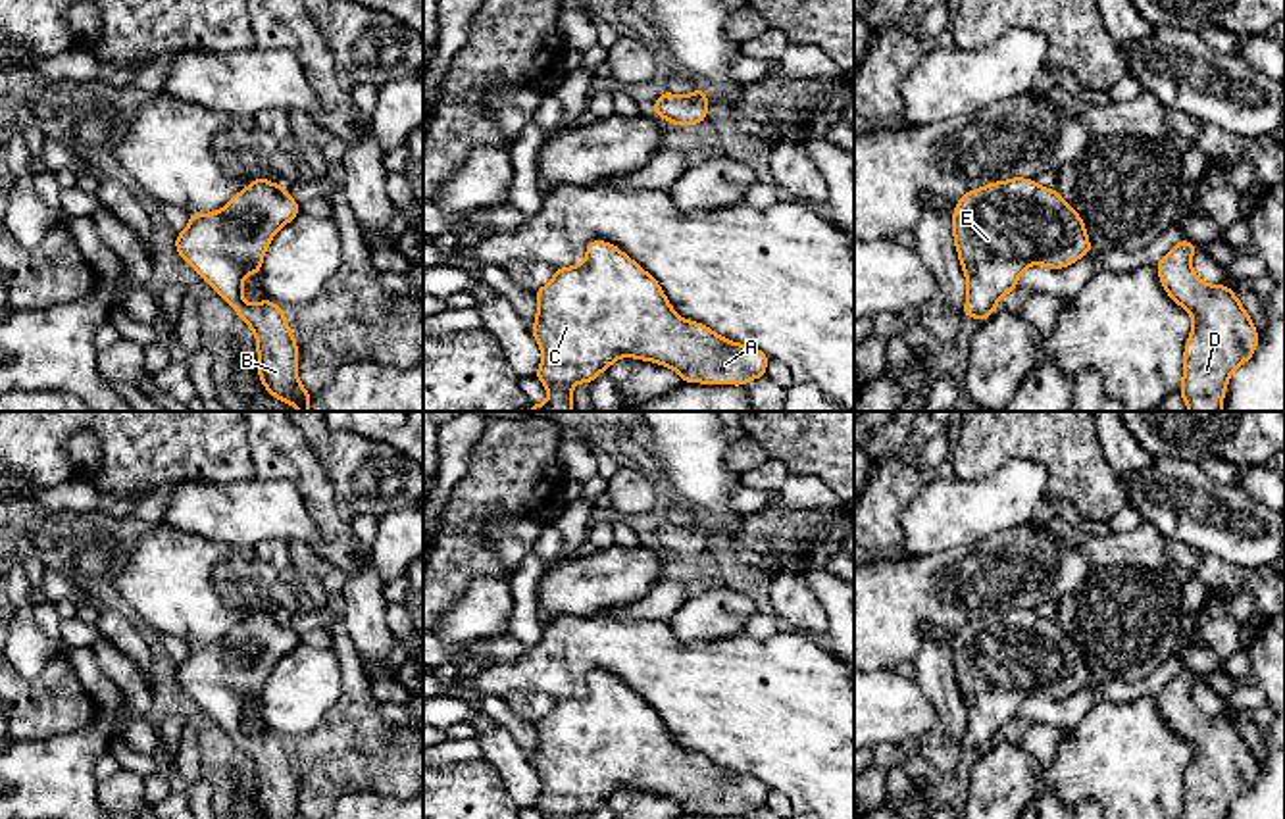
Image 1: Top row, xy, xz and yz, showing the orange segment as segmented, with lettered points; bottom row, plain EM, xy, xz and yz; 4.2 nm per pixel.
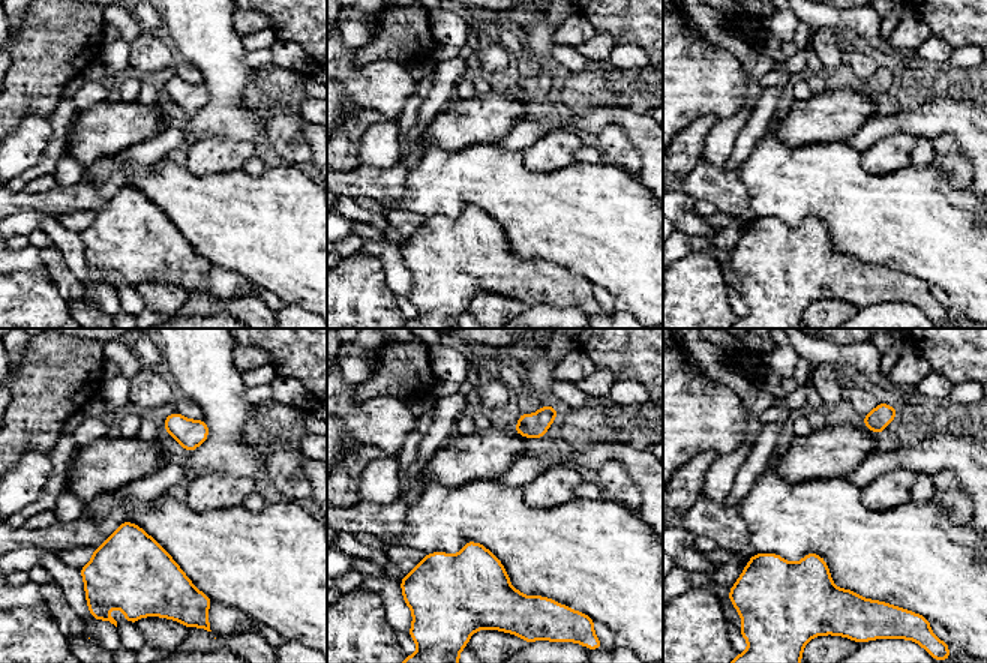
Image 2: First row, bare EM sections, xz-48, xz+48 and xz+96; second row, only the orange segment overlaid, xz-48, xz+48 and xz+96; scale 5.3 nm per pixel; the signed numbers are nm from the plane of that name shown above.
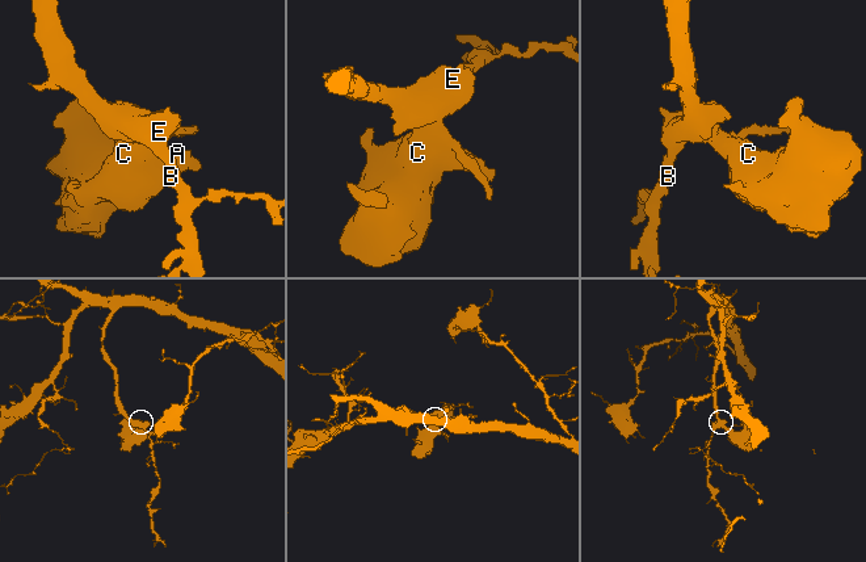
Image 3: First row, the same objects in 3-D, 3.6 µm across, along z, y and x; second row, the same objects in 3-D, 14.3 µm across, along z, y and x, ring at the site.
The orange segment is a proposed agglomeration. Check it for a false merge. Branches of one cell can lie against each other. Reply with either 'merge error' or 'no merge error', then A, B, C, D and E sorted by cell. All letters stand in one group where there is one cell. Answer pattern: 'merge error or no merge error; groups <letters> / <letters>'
no merge error; groups A B C D E

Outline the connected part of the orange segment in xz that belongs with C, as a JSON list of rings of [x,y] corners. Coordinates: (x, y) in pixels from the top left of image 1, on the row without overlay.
[[[591,671],[585,692],[556,700],[552,711],[535,721],[535,729],[531,765],[542,784],[535,807],[546,819],[573,819],[577,811],[591,817],[600,802],[623,786],[662,794],[677,802],[683,813],[744,817],[750,809],[766,807],[769,788],[762,781],[679,748],[656,709],[606,671]]]

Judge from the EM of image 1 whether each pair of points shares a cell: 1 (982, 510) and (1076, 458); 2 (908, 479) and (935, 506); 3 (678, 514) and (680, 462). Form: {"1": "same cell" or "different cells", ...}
{"1": "different cells", "2": "different cells", "3": "different cells"}

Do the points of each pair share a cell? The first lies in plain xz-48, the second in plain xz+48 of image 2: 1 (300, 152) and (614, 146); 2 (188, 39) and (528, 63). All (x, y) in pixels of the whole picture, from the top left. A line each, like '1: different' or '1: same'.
1: same
2: different

